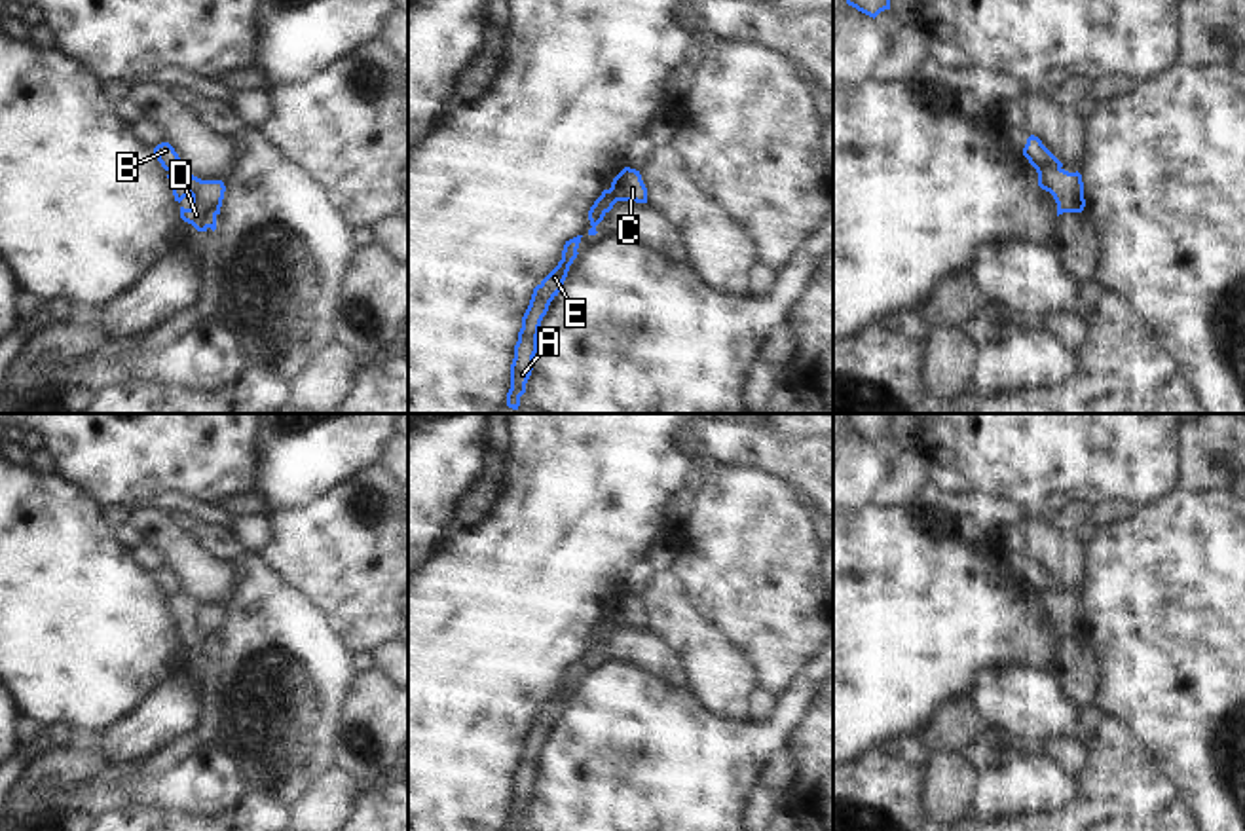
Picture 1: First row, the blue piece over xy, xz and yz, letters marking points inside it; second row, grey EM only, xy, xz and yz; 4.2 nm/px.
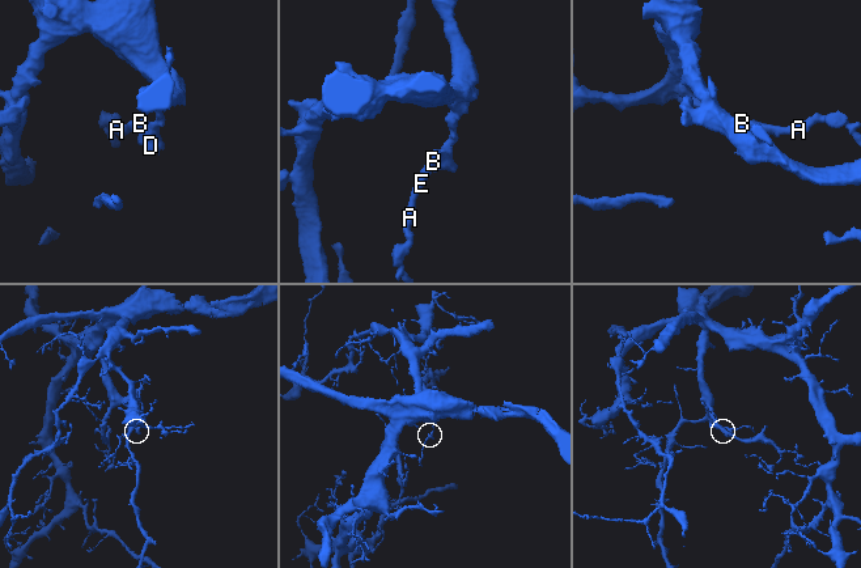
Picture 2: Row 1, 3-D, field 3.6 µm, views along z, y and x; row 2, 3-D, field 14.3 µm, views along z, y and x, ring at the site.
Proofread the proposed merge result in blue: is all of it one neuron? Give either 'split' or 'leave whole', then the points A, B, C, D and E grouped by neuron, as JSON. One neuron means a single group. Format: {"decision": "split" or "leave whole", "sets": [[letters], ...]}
{"decision": "split", "sets": [["A", "B", "E"], ["C", "D"]]}

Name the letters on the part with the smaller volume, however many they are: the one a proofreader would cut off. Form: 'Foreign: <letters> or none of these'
Foreign: A, B, E

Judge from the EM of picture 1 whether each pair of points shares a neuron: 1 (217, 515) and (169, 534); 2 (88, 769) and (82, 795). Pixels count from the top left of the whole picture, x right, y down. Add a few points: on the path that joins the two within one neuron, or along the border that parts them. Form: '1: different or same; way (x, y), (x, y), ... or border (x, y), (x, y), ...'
1: different; border (147, 505), (167, 513)
2: different; border (88, 782), (76, 788), (55, 790), (42, 803)

